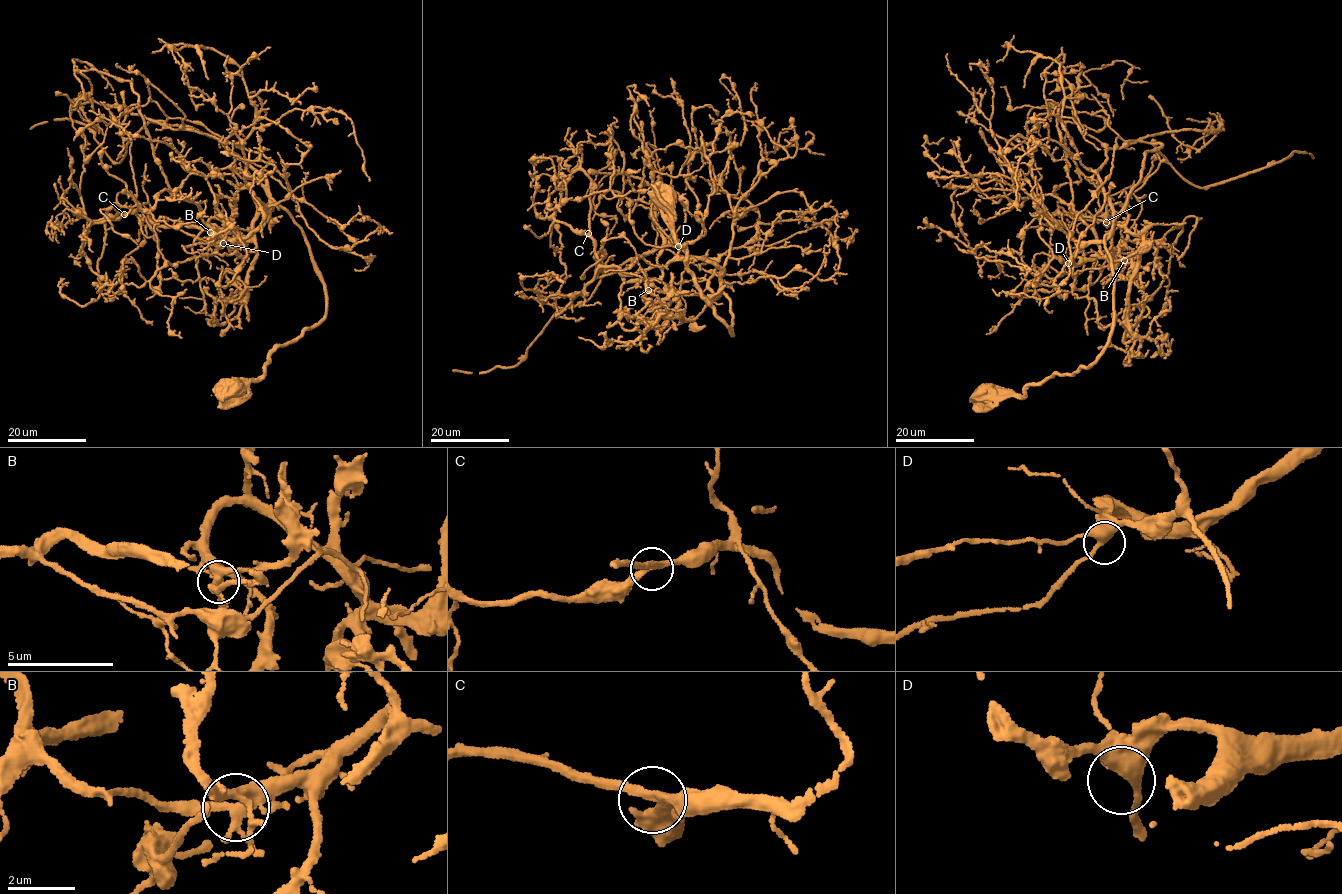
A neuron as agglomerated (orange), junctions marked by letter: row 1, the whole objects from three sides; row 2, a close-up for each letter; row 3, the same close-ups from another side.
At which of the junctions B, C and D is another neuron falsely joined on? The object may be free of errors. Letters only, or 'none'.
B

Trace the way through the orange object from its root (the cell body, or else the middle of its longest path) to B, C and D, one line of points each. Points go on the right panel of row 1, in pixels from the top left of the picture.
B: (984, 391), (1022, 397), (1088, 368), (1114, 313), (1107, 236), (1074, 255), (1124, 260)
C: (984, 391), (1022, 397), (1096, 360), (1114, 313), (1107, 236), (1073, 259), (1123, 247), (1125, 228), (1106, 222)
D: (984, 391), (1022, 397), (1088, 368), (1105, 347), (1107, 236), (1068, 263)

